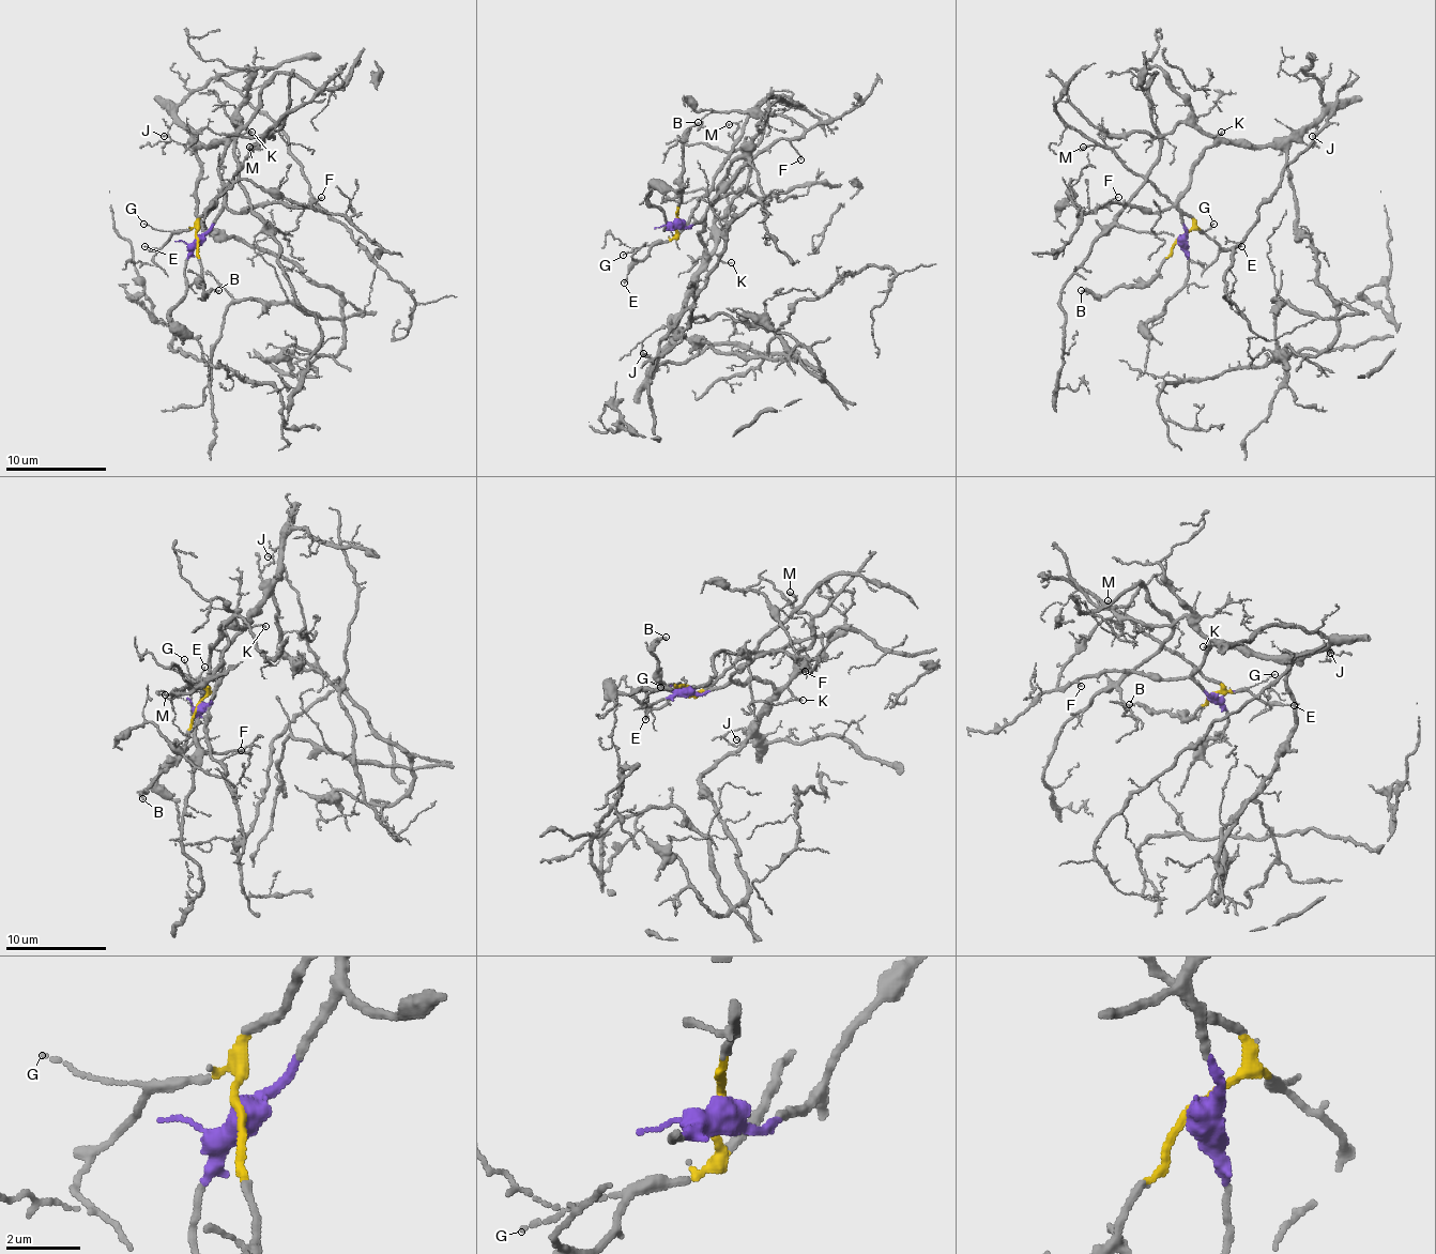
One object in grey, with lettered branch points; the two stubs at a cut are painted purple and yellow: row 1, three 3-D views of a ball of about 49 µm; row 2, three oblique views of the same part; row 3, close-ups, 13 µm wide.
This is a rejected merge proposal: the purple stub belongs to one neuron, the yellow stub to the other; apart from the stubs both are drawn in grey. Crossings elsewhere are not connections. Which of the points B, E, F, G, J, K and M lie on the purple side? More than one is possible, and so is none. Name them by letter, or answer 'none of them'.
F, J, K

